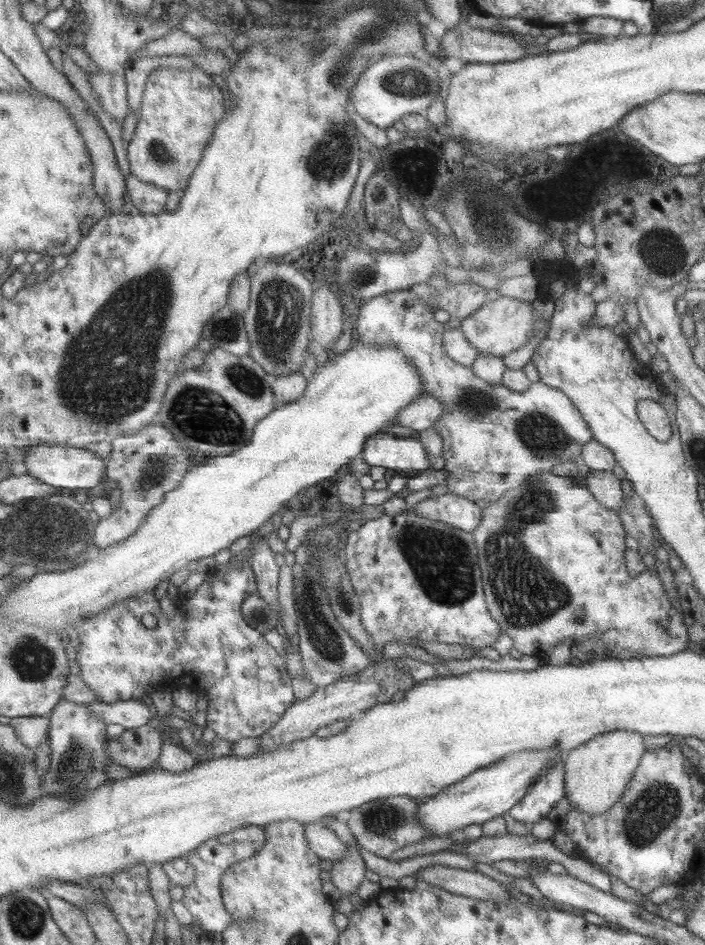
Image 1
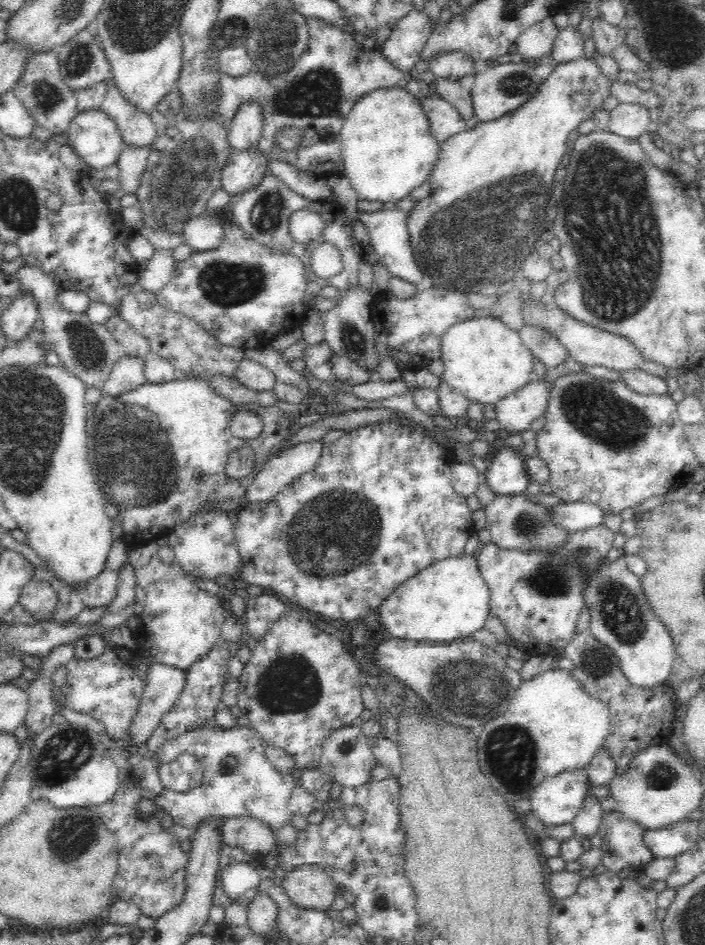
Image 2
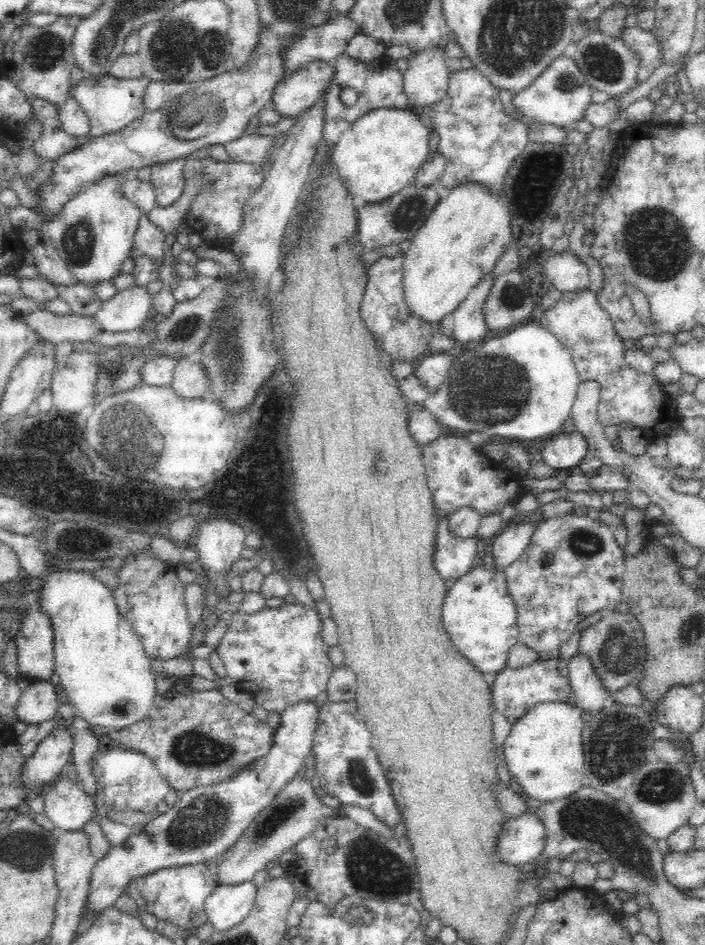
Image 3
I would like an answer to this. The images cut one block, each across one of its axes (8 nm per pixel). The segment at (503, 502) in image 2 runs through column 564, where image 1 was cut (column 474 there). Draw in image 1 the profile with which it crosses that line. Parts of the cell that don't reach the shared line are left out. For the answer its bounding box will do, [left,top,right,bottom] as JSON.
[473,472,688,659]

